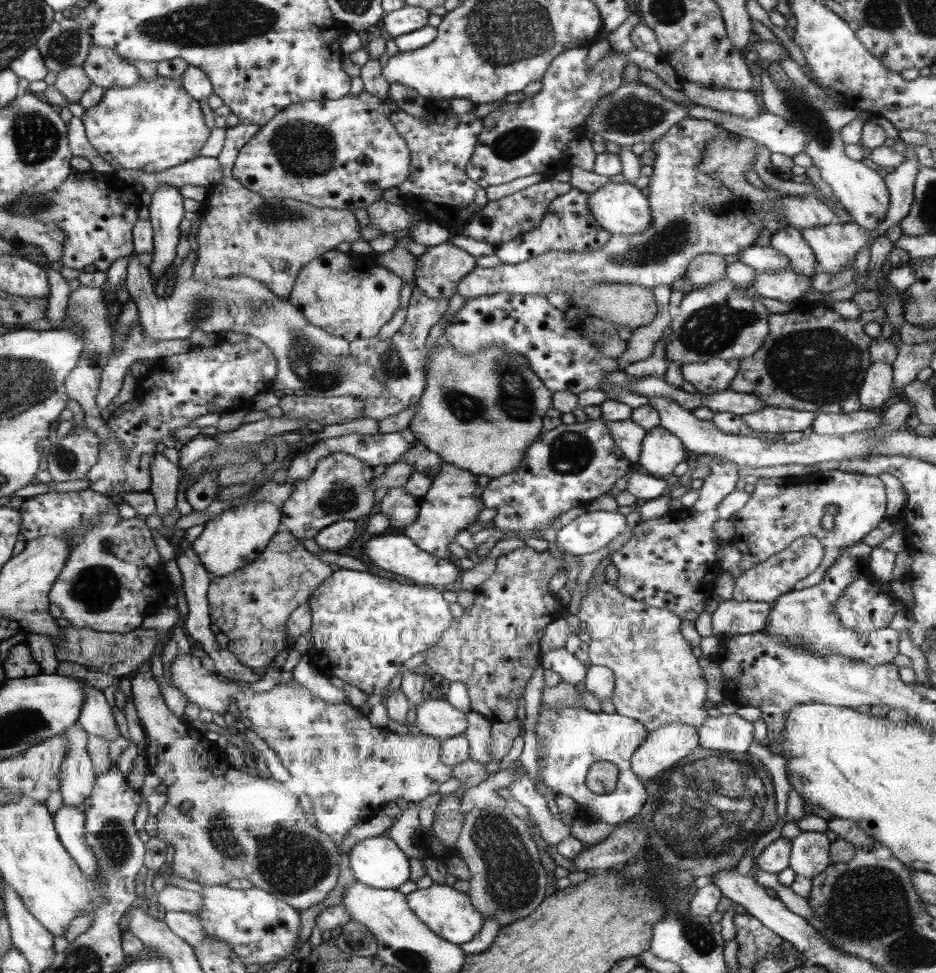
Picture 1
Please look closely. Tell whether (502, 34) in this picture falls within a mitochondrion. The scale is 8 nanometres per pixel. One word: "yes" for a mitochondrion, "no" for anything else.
yes

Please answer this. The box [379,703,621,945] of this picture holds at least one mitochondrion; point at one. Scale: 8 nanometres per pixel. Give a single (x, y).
(510, 883)

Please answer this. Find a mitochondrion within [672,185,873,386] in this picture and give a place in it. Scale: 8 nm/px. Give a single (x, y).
(713, 329)

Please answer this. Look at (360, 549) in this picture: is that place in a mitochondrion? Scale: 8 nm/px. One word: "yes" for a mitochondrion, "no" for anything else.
no

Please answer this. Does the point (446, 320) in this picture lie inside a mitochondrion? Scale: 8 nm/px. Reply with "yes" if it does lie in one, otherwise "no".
no

